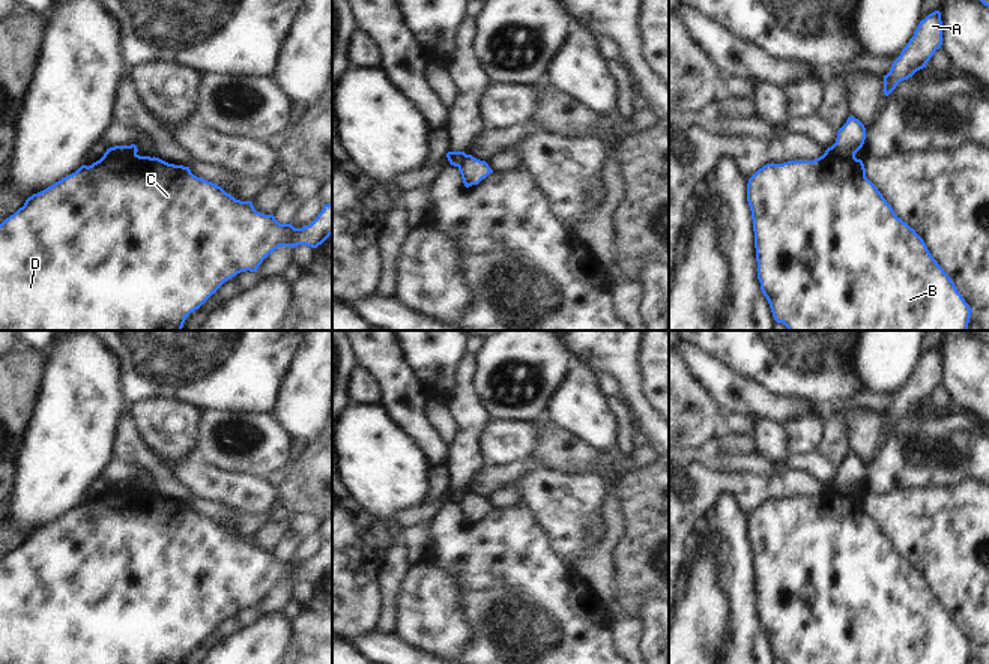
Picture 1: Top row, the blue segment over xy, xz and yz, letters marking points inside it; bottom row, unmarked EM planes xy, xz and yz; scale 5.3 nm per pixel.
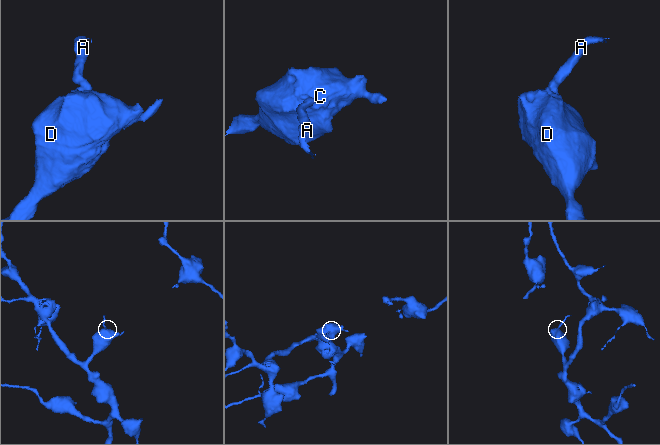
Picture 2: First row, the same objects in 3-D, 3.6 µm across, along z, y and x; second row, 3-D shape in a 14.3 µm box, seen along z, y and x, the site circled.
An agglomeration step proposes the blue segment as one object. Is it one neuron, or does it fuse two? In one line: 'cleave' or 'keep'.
cleave

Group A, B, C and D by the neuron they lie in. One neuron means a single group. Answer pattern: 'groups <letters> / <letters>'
groups A / B C D

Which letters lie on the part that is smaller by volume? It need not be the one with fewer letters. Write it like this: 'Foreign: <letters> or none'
Foreign: A

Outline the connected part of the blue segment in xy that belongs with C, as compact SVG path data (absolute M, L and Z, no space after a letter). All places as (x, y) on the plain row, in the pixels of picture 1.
M114 482L92 502L81 502L75 509L29 533L23 544L0 560L0 664L183 664L186 653L225 617L240 608L257 608L263 596L280 583L317 584L331 571L332 539L325 541L310 562L295 565L292 559L280 560L274 551L257 548L253 538L236 536L221 523L194 512L189 503L168 500L155 493L140 493L128 482Z

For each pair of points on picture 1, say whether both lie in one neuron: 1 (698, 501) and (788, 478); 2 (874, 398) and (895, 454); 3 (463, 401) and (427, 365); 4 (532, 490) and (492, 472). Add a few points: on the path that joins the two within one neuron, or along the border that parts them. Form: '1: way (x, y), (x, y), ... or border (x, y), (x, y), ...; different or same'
1: way (720, 485), (765, 485); same
2: border (883, 410), (848, 407), (842, 412); different
3: border (466, 356), (459, 364), (456, 388), (448, 397); different
4: border (540, 467), (531, 469), (511, 481); different

